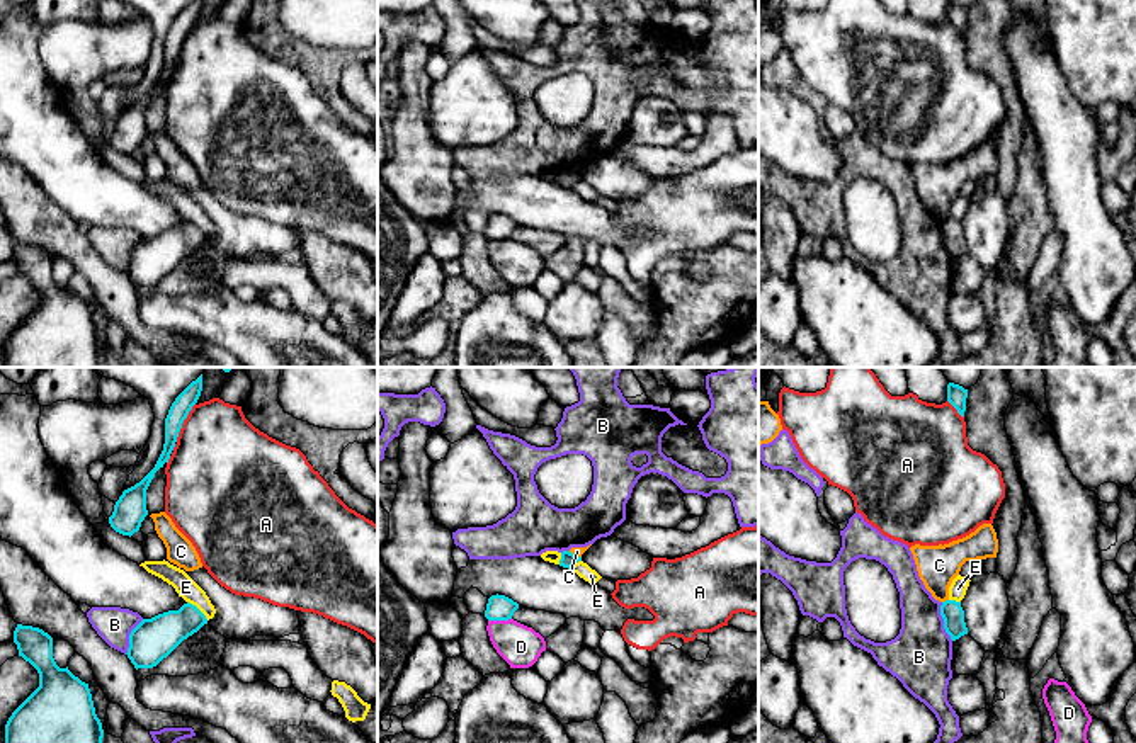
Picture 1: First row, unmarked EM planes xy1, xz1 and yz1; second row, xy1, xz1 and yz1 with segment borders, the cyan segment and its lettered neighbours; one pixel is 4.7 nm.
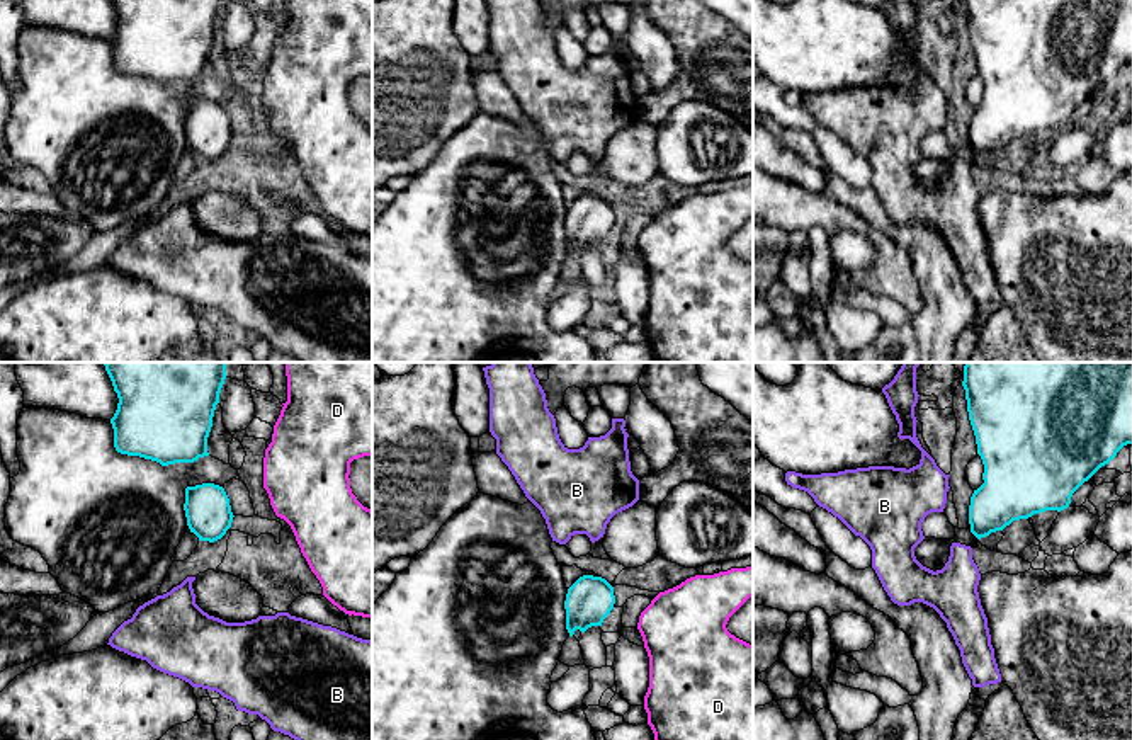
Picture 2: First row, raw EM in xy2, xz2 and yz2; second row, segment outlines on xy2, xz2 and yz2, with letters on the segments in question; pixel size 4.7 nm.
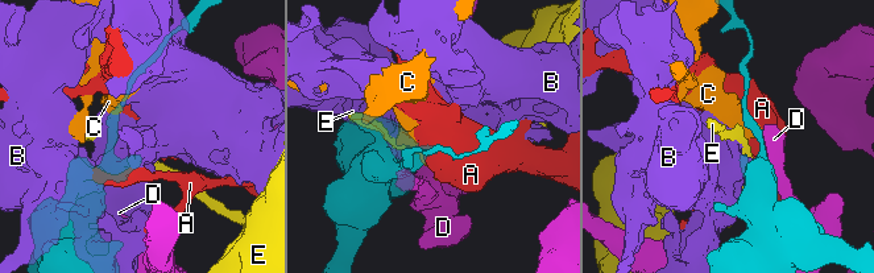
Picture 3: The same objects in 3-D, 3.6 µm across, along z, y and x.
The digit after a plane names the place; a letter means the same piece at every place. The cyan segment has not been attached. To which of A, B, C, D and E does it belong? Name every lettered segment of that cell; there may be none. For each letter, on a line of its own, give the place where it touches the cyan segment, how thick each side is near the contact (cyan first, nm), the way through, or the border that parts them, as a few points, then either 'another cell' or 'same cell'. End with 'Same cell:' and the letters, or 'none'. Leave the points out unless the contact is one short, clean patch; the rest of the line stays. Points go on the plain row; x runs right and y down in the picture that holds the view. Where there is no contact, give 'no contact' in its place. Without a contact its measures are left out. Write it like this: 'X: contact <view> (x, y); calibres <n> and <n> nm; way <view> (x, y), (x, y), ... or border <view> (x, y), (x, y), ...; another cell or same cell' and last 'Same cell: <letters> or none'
A: contact xy1 (182, 41); calibres 90 and 440 nm; border xy1 (194, 22), (176, 60); another cell
B: contact yz1 (944, 240); calibres 110 and 300 nm; another cell
C: contact yz1 (946, 220); calibres 110 and 190 nm; another cell
D: contact xz1 (499, 238); calibres 120 and 200 nm; another cell
E: contact xy1 (198, 228); calibres 200 and 100 nm; border xy1 (187, 220), (208, 238); another cell
Same cell: none

